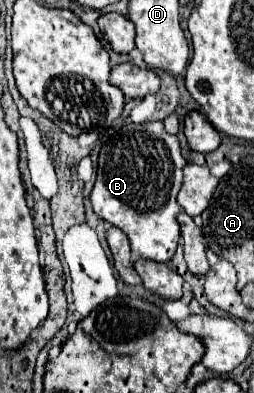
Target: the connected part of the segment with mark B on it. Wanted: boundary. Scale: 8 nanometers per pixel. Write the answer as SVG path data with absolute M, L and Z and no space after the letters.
M162 122L126 124L102 146L90 202L102 220L126 232L134 256L154 262L168 262L174 256L180 238L178 214L182 212L176 194L184 164L178 138L168 134Z

